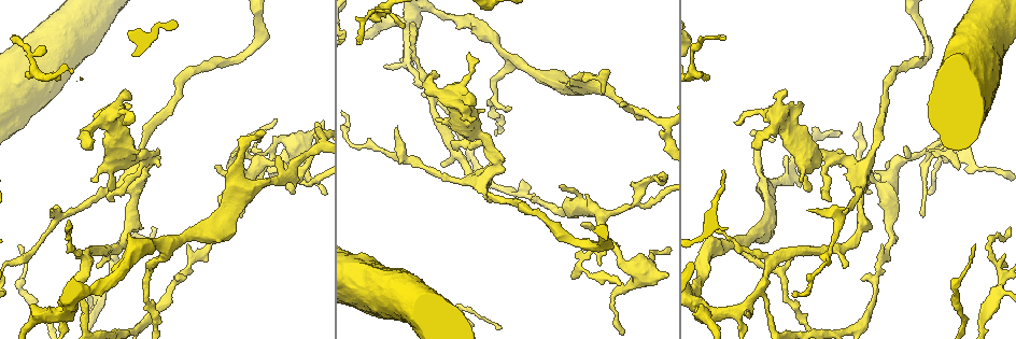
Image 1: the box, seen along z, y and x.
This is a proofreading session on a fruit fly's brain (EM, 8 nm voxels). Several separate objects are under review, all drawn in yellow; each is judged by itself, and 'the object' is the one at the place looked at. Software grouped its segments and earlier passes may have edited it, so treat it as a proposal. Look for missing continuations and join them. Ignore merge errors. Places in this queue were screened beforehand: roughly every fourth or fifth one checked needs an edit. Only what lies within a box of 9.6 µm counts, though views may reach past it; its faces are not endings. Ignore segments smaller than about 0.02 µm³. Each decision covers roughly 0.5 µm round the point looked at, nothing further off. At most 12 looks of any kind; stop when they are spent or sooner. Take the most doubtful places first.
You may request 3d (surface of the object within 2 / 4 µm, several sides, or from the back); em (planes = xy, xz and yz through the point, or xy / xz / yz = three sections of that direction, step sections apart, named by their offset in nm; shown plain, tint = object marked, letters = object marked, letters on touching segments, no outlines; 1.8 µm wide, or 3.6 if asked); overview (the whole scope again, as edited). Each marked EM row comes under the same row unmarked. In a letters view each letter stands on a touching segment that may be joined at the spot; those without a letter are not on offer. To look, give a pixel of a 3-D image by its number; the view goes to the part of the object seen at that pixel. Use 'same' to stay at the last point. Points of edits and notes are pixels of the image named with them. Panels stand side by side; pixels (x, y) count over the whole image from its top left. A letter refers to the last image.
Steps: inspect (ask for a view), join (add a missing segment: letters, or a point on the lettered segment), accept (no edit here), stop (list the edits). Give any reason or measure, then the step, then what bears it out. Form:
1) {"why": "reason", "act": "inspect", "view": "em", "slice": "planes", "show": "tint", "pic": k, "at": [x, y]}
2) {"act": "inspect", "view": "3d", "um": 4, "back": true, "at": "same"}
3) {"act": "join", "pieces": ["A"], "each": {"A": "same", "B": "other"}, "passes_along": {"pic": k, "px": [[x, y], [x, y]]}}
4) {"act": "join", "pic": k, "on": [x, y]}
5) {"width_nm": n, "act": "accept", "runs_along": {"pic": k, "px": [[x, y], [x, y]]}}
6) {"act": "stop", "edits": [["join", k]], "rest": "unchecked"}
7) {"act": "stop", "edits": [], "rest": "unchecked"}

{"why": "thick turns thin", "act": "inspect", "view": "3d", "um": 2, "pic": 1, "at": [108, 120]}

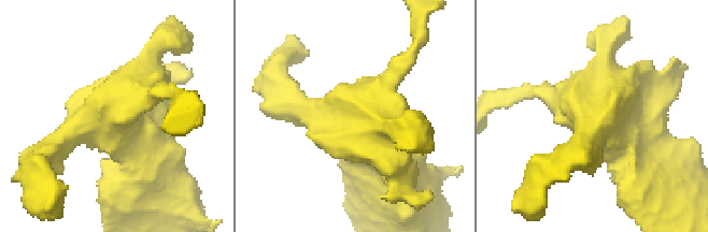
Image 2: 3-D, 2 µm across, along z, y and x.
{"act": "inspect", "view": "em", "um": 3.6, "slice": "xy", "step": 16, "show": "letters", "pic": 2, "at": [357, 122]}

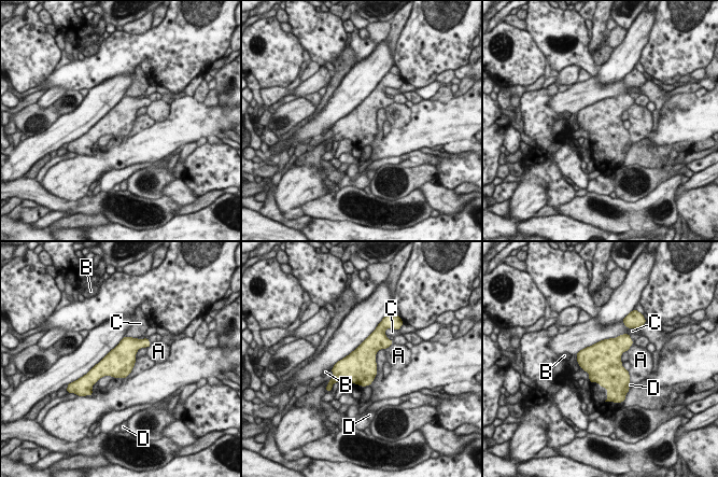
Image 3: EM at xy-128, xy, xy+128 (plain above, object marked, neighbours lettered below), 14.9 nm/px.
{"act": "accept", "each": {"A": "other", "B": "other", "C": "other", "D": "other"}, "border": {"pic": 3, "px": [[125, 336], [136, 338]]}, "found": "none of them fits"}

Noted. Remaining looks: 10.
{"why": "an open end", "act": "inspect", "view": "3d", "um": 4, "pic": 1, "at": [456, 151]}

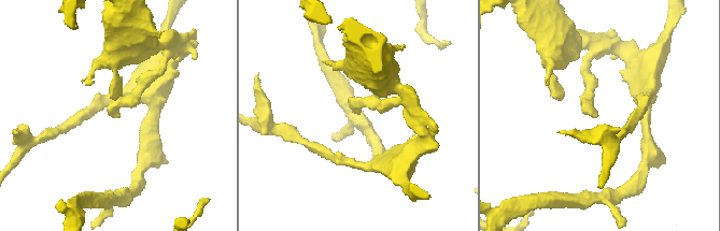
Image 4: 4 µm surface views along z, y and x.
{"why": "now the EM", "act": "inspect", "view": "em", "slice": "planes", "show": "letters", "pic": 4, "at": [598, 115]}

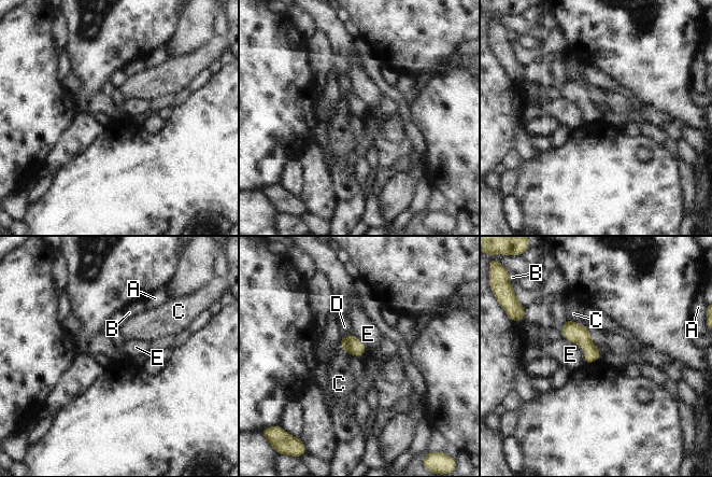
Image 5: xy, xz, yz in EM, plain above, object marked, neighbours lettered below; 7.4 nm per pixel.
{"longest_contact_nm": ["E", 240], "act": "accept", "each": {"A": "other", "B": "other", "C": "other", "D": "other", "E": "other"}, "border": {"pic": 5, "px": [[565, 338], [583, 349], [585, 362]]}, "found": "no lettered segment goes on from it"}

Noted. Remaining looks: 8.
{"why": "thin end", "act": "inspect", "view": "em", "um": 3.6, "slice": "xz", "step": 16, "show": "tint", "pic": 1, "at": [403, 23]}

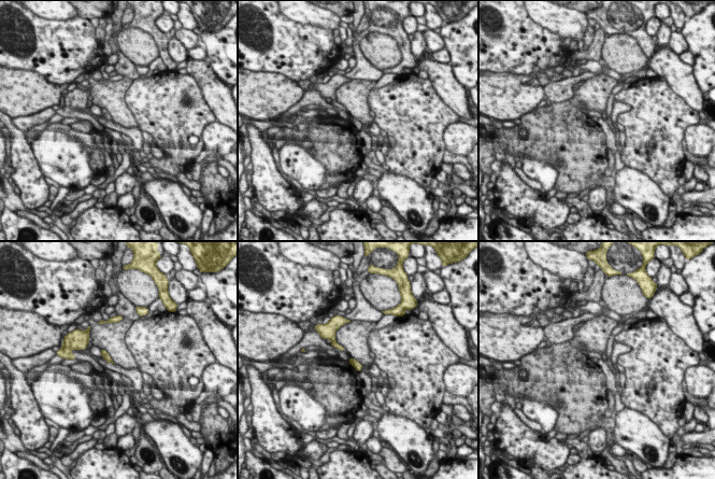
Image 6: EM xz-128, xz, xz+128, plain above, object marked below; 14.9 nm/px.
{"why": "another direction", "act": "inspect", "view": "em", "um": 3.6, "slice": "xy", "step": 8, "show": "letters", "at": "same"}

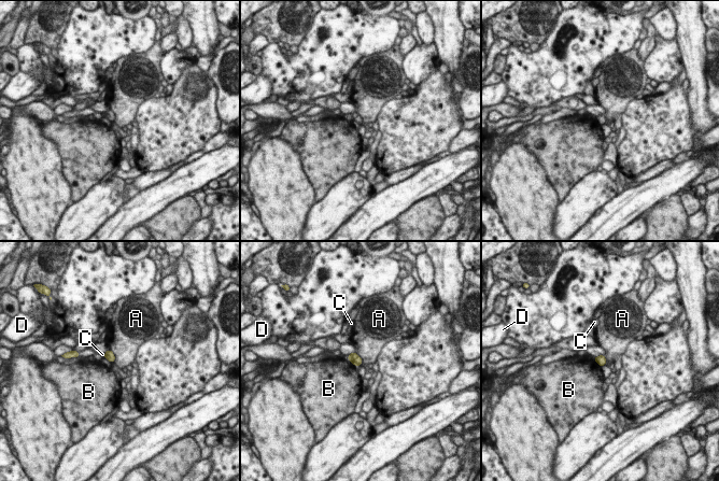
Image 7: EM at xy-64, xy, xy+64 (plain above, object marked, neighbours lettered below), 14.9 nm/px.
{"act": "accept", "each": {"A": "other", "B": "other", "C": "other", "D": "other"}, "border": {"pic": 7, "px": [[110, 349], [114, 356], [112, 363]]}, "found": "no lettered segment goes on from it"}

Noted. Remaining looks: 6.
{"why": "an open end", "act": "inspect", "view": "em", "slice": "planes", "show": "letters", "pic": 1, "at": [785, 157]}

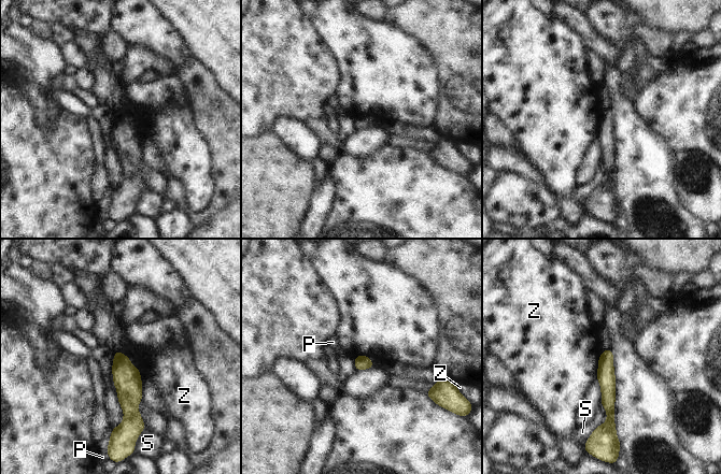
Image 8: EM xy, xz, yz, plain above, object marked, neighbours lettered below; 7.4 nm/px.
{"act": "accept", "each": {"P": "other", "S": "other", "Z": "other"}, "runs_along": {"pic": 8, "px": [[607, 352], [610, 408], [608, 424]]}, "found": "no lettered segment goes on from it"}

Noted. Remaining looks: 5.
{"why": "thin end", "act": "inspect", "view": "em", "slice": "planes", "show": "letters", "pic": 1, "at": [226, 168]}

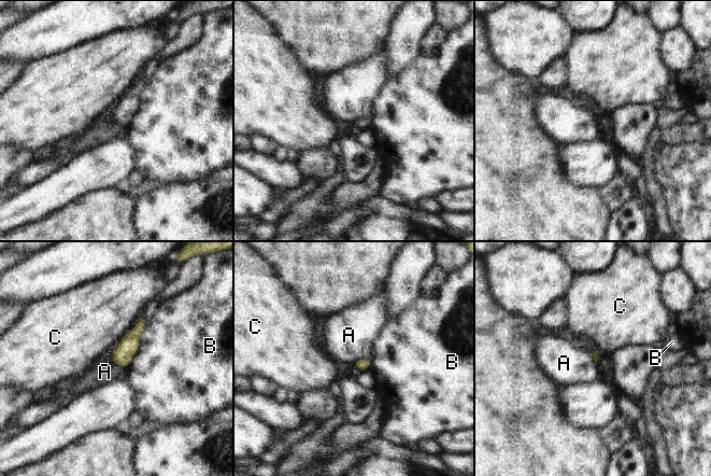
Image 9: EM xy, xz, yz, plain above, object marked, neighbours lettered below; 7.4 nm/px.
{"act": "accept", "each": {"A": "other", "B": "other", "C": "other"}, "found": "none of them fits"}

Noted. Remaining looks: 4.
{"act": "stop", "edits": [], "rest": "unchecked"}

